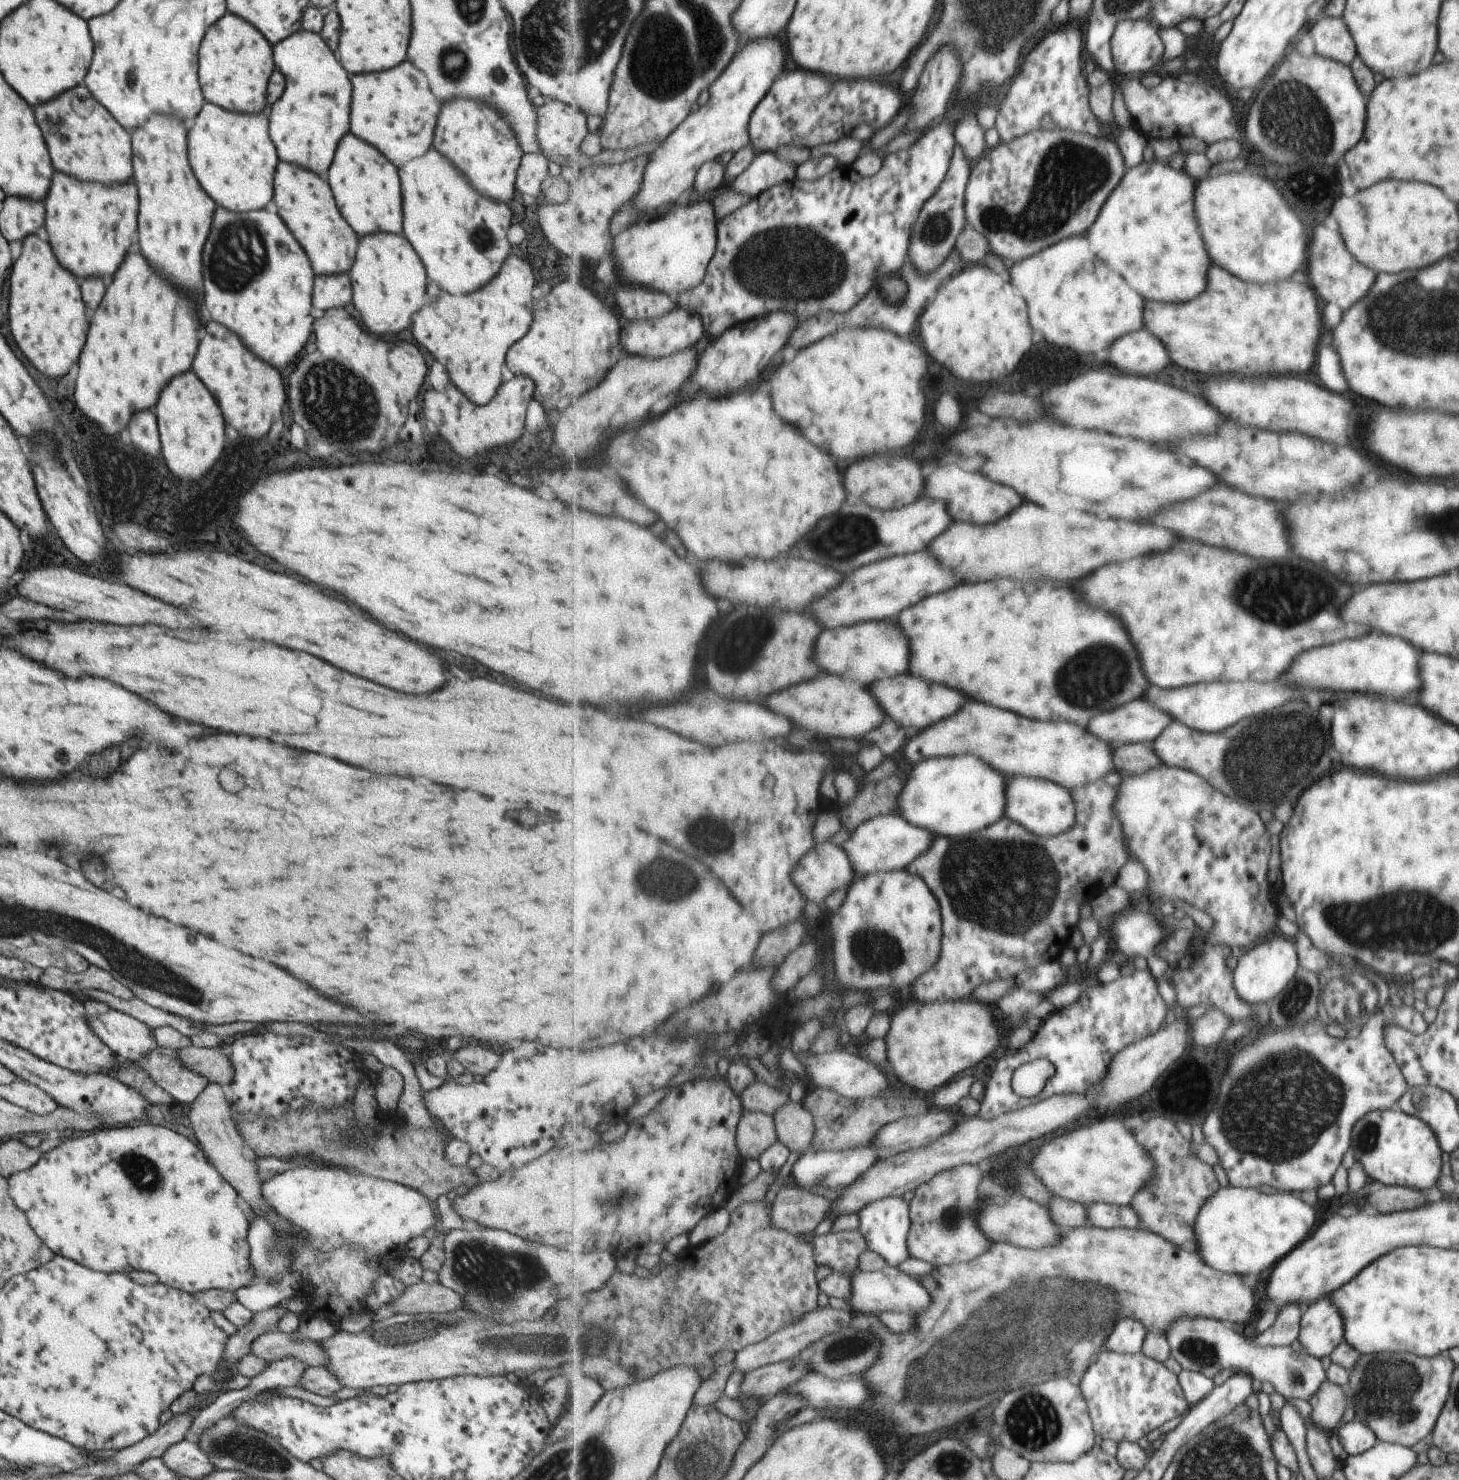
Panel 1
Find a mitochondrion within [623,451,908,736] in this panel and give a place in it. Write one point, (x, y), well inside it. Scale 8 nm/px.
(844, 537)

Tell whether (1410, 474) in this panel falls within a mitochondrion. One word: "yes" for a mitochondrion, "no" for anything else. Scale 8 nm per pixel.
no

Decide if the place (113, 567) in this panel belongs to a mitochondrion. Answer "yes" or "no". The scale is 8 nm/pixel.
no

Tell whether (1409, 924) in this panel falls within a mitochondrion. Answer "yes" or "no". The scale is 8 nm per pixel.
yes

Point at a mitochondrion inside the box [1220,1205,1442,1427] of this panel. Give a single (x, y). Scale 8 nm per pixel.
(1389, 1389)

